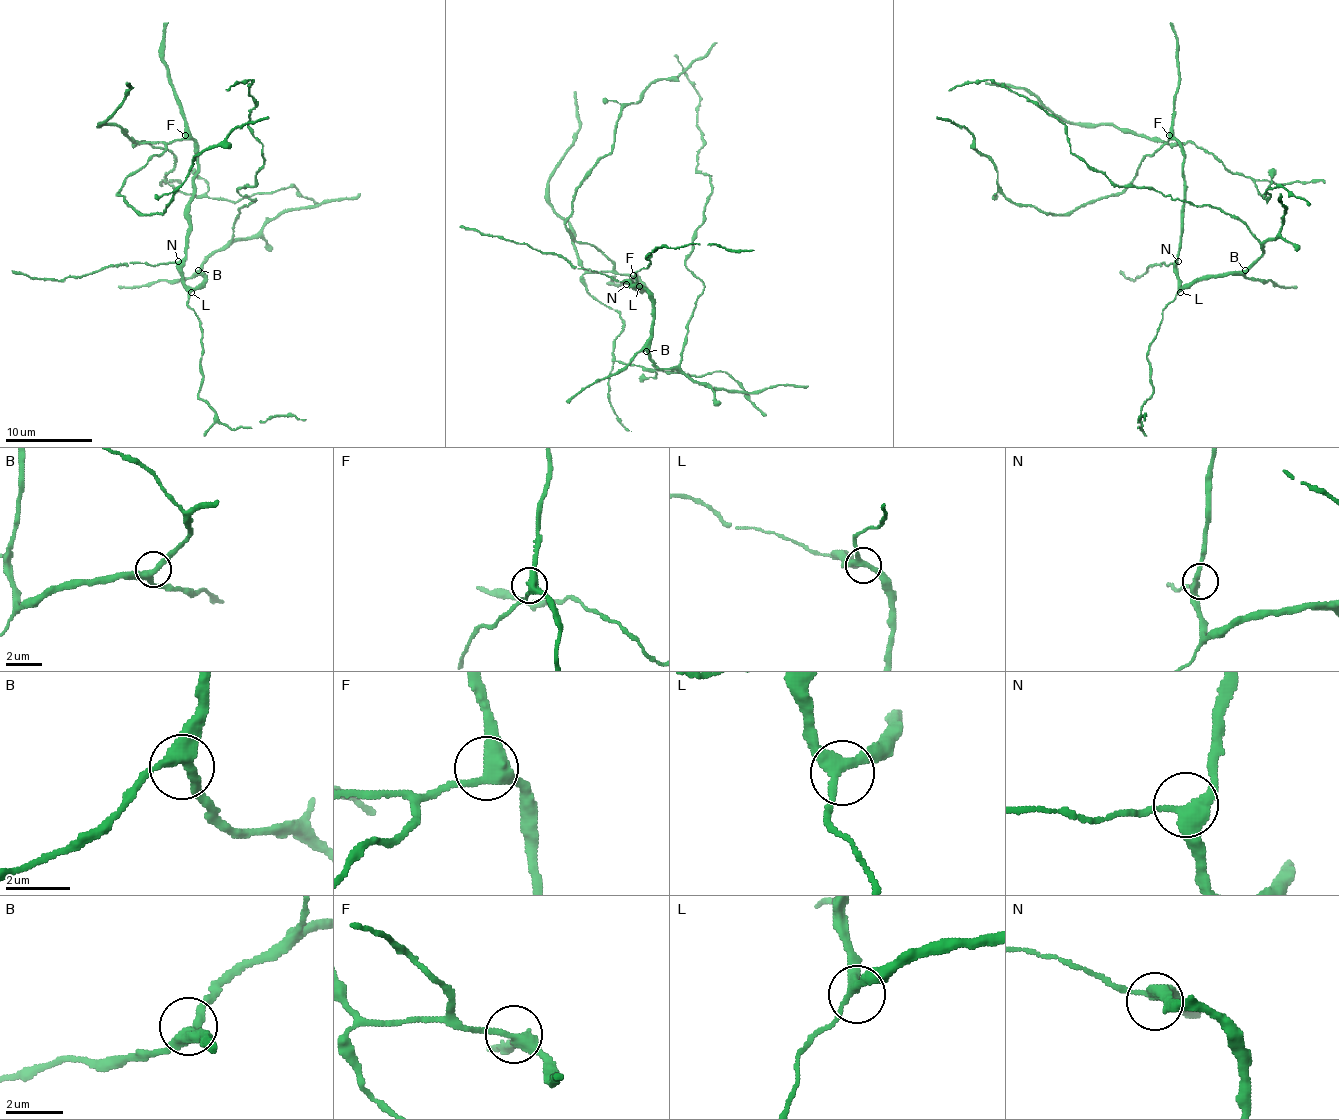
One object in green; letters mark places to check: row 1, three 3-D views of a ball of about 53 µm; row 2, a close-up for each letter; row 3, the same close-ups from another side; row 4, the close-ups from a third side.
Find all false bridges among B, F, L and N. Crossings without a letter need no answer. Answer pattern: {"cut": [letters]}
{"cut": []}

